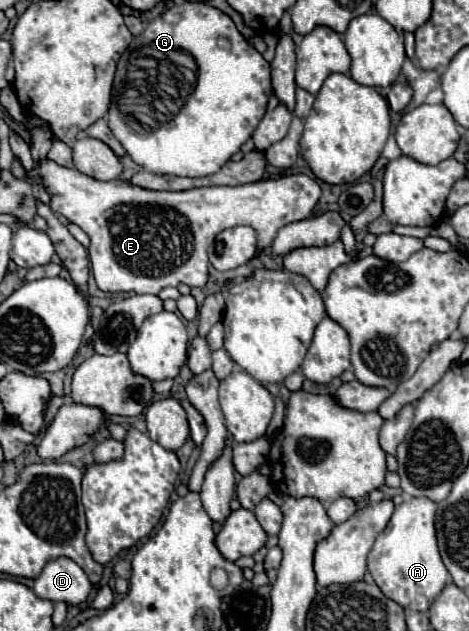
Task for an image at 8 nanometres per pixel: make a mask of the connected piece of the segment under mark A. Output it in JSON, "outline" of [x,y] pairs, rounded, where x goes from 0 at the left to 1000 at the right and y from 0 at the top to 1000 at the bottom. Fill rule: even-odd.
{"outline":[[[874,789],[857,796],[785,878],[785,906],[806,932],[814,932],[819,945],[878,970],[908,970],[955,922],[955,903],[930,862],[925,815],[930,799],[908,789]]]}

